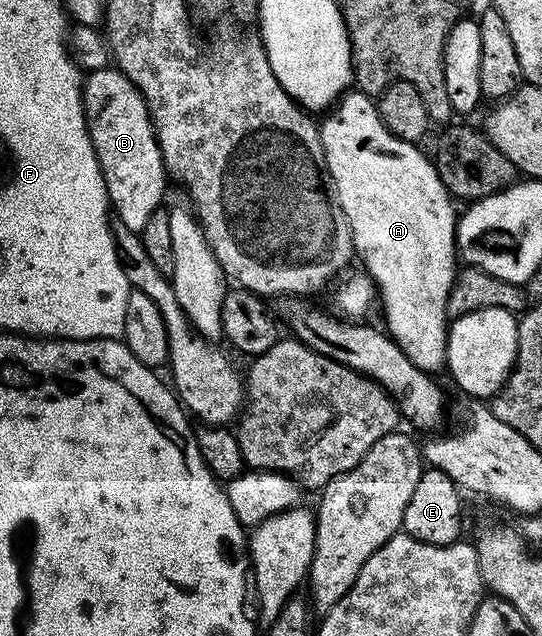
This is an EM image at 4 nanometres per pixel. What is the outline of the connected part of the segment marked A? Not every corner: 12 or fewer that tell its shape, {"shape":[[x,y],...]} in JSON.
{"shape":[[377,103],[321,121],[385,331],[446,368],[455,201]]}

